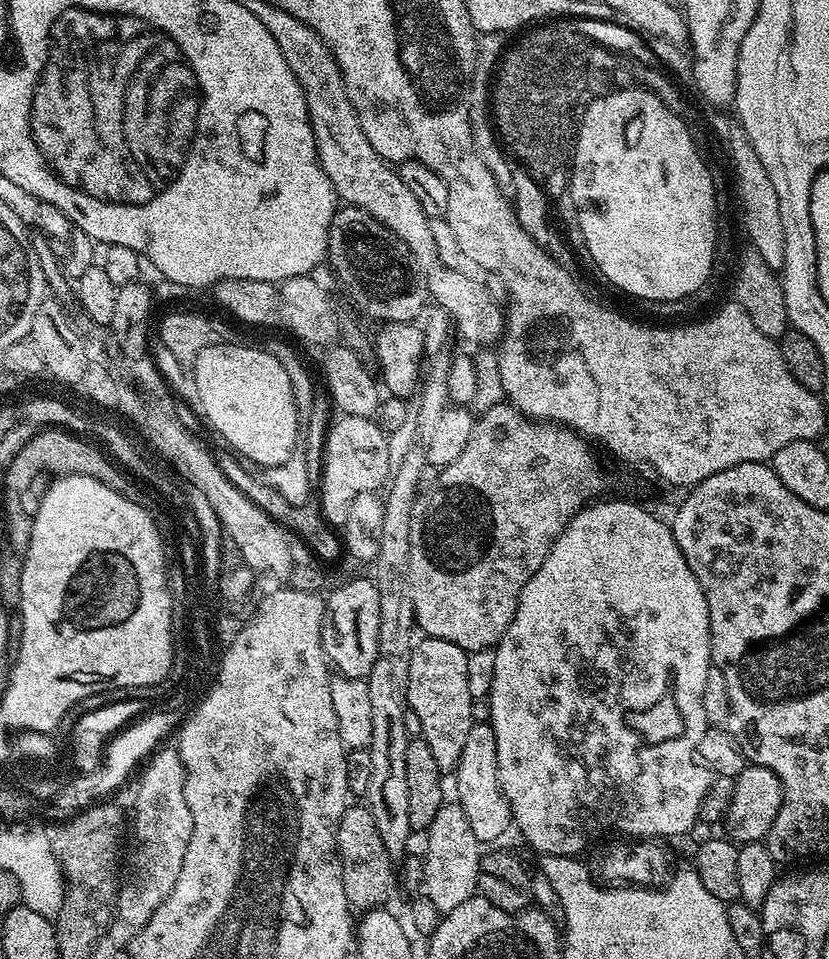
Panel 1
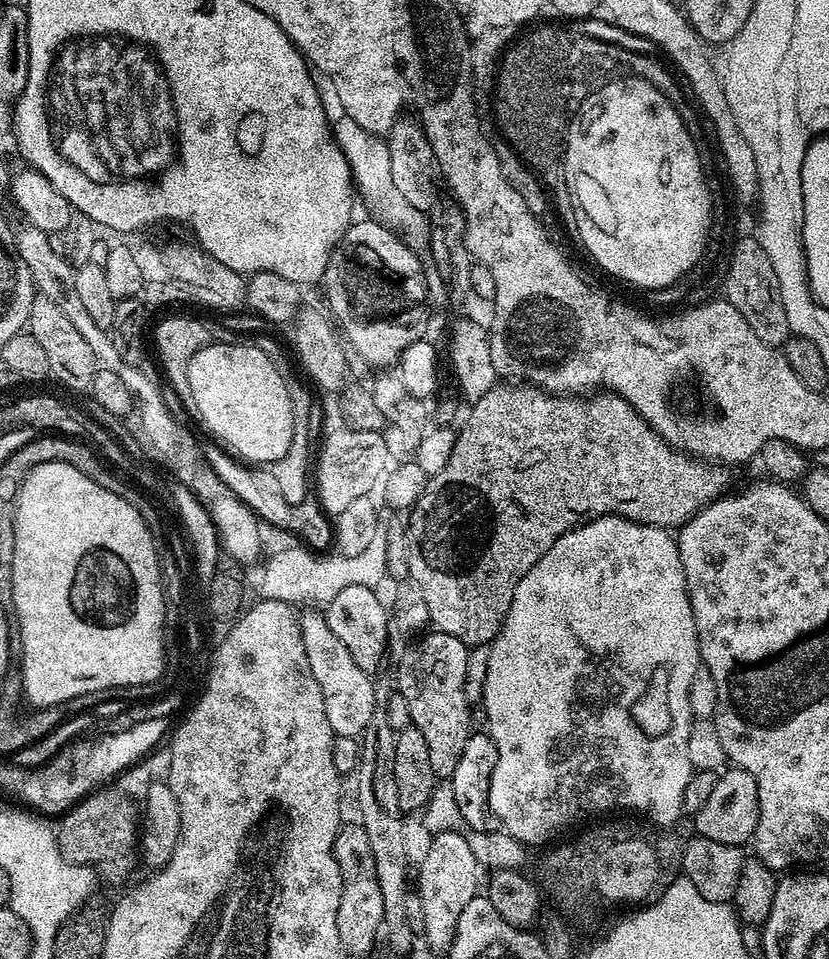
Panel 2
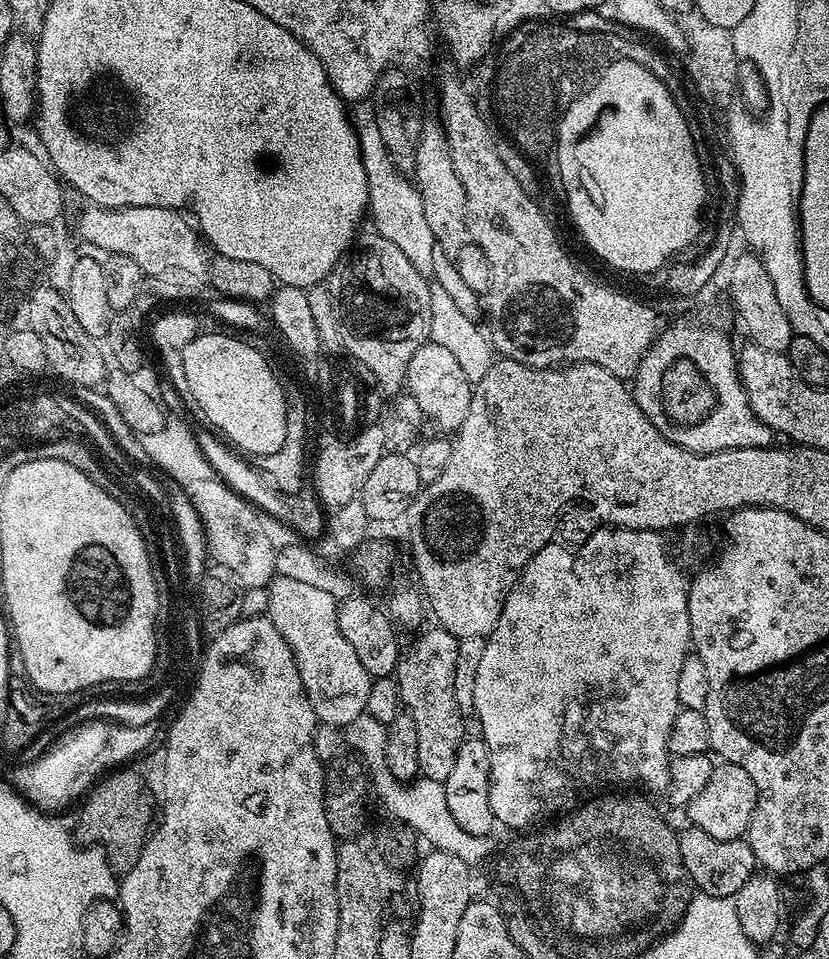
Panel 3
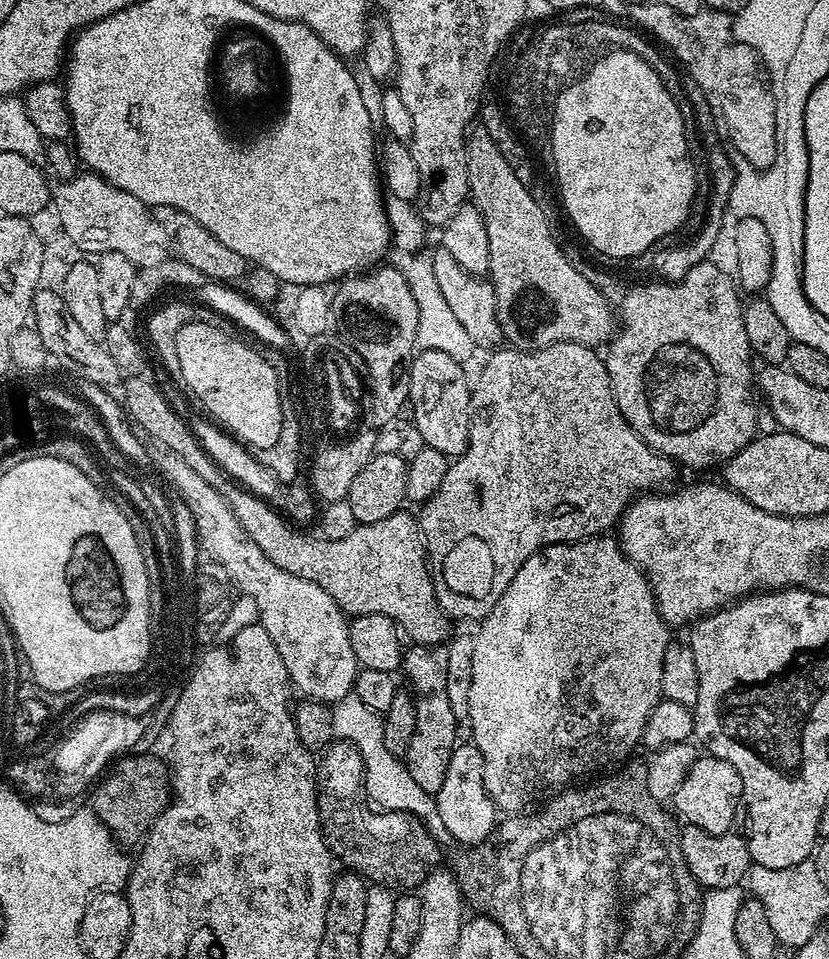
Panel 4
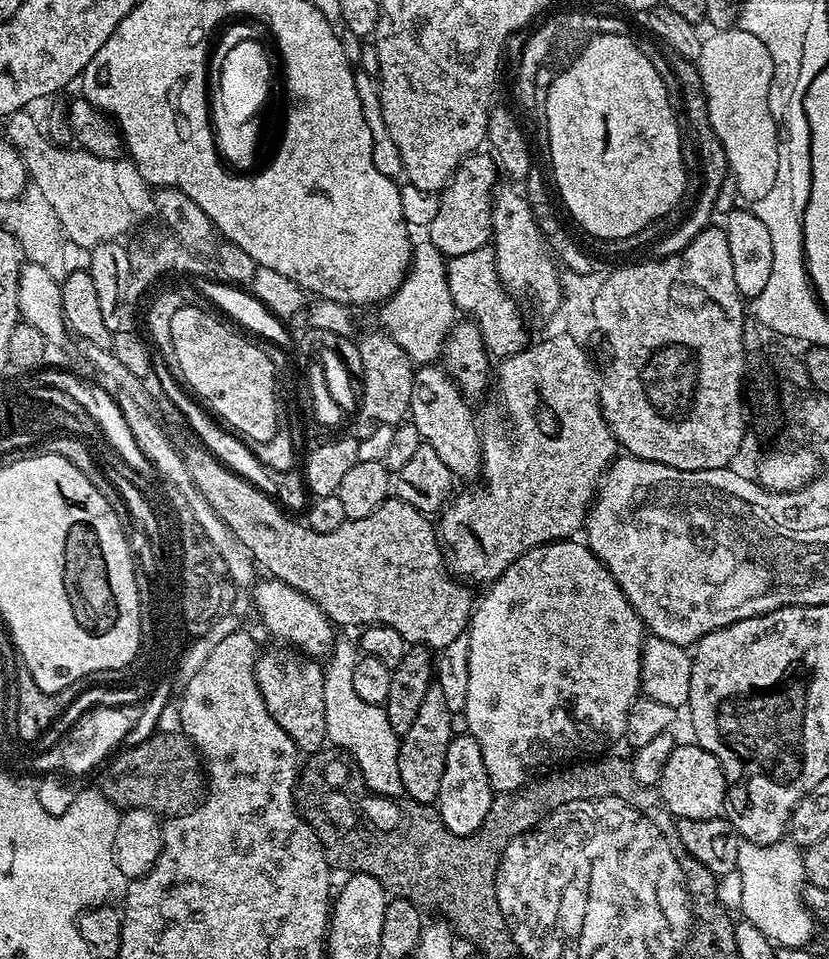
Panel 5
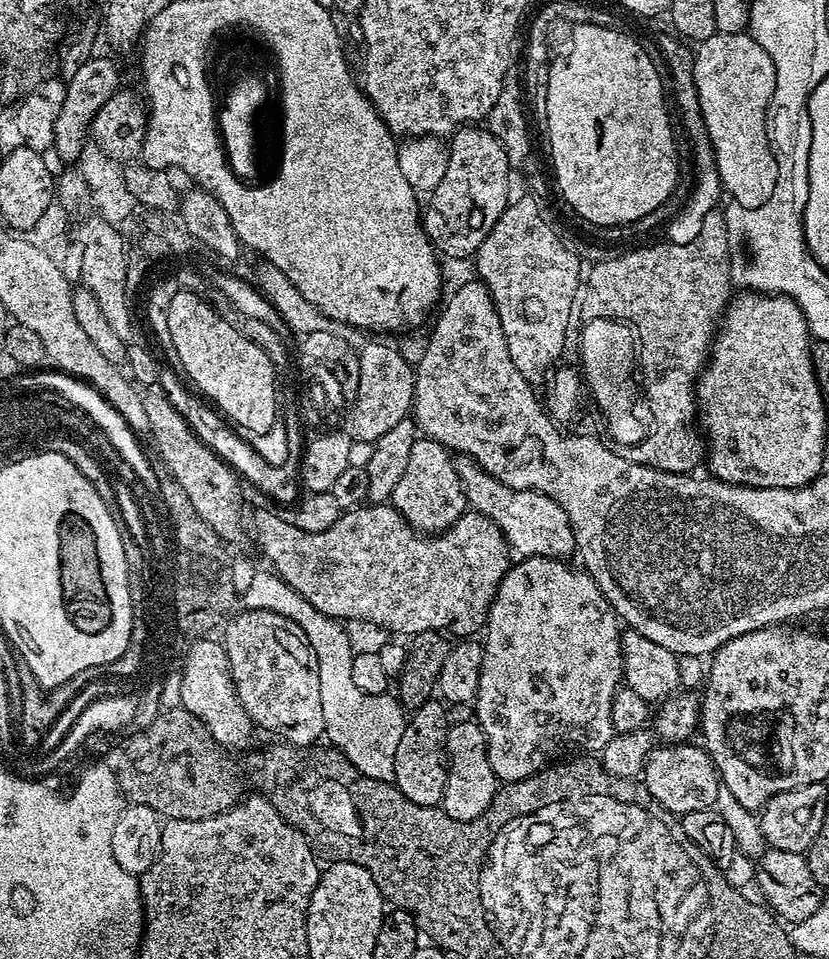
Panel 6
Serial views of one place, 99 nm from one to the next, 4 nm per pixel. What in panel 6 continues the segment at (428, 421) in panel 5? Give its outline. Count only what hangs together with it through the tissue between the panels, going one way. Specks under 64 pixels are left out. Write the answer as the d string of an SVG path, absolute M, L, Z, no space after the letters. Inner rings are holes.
M463 454L455 457L456 473L462 482L462 490L468 499L468 508L488 516L499 526L508 541L508 547L517 557L545 556L546 558L568 558L576 551L574 530L570 526L570 518L554 498L545 492L530 490L514 490L502 482L498 482L474 458Z

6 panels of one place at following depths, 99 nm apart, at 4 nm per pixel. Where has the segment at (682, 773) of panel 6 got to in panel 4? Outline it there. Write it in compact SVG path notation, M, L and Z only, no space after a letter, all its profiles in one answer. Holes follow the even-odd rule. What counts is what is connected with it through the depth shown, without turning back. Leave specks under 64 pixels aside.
M700 754L688 767L688 773L672 795L670 804L684 824L693 824L710 834L722 834L733 831L732 819L736 816L736 808L738 812L741 800L738 770L734 770L734 766L722 758Z

